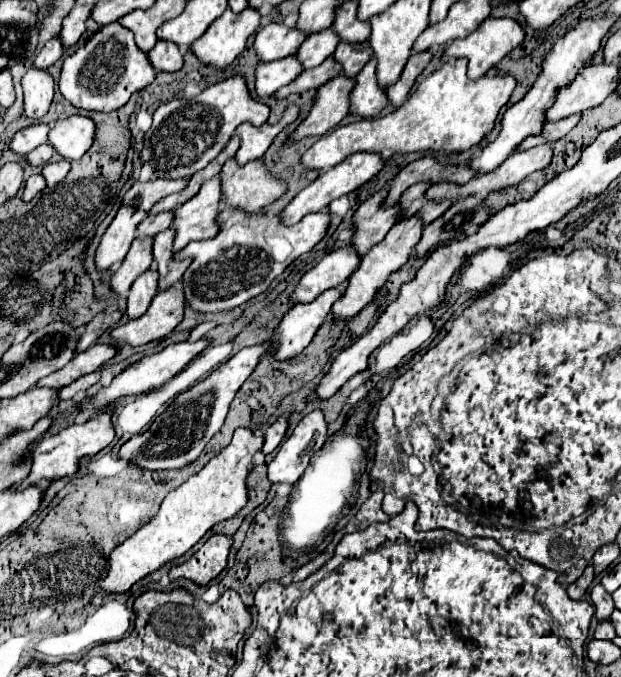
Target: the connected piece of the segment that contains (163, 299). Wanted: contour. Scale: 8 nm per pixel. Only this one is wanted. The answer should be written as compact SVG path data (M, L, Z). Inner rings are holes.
M170 287L168 291L160 291L152 299L148 311L142 317L132 319L126 325L114 327L110 331L110 339L132 347L156 341L168 335L182 321L184 305L186 305L184 293L180 291L180 287Z

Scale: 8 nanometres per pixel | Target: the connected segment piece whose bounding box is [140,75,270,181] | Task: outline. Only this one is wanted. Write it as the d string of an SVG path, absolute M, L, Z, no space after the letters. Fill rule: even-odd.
M240 75L208 85L200 95L192 99L172 99L162 103L154 111L154 123L144 135L144 149L140 153L142 163L150 163L162 179L190 179L196 171L204 169L224 149L234 129L248 121L254 127L266 123L270 107L254 101L246 89L246 81Z

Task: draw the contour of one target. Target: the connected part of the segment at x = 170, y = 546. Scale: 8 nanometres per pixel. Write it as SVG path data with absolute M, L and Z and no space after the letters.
M238 427L232 443L212 457L200 473L192 475L178 489L170 491L160 505L160 511L150 523L118 545L110 555L110 571L102 583L102 593L124 593L136 581L156 571L164 563L190 551L200 537L216 523L234 517L248 503L248 475L254 463L256 451L264 445L264 435L256 435L252 427Z

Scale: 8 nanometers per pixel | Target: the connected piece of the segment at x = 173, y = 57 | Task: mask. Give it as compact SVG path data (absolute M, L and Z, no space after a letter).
M158 41L154 49L148 53L152 59L152 65L158 71L178 71L184 65L184 55L180 53L180 47L172 41Z

